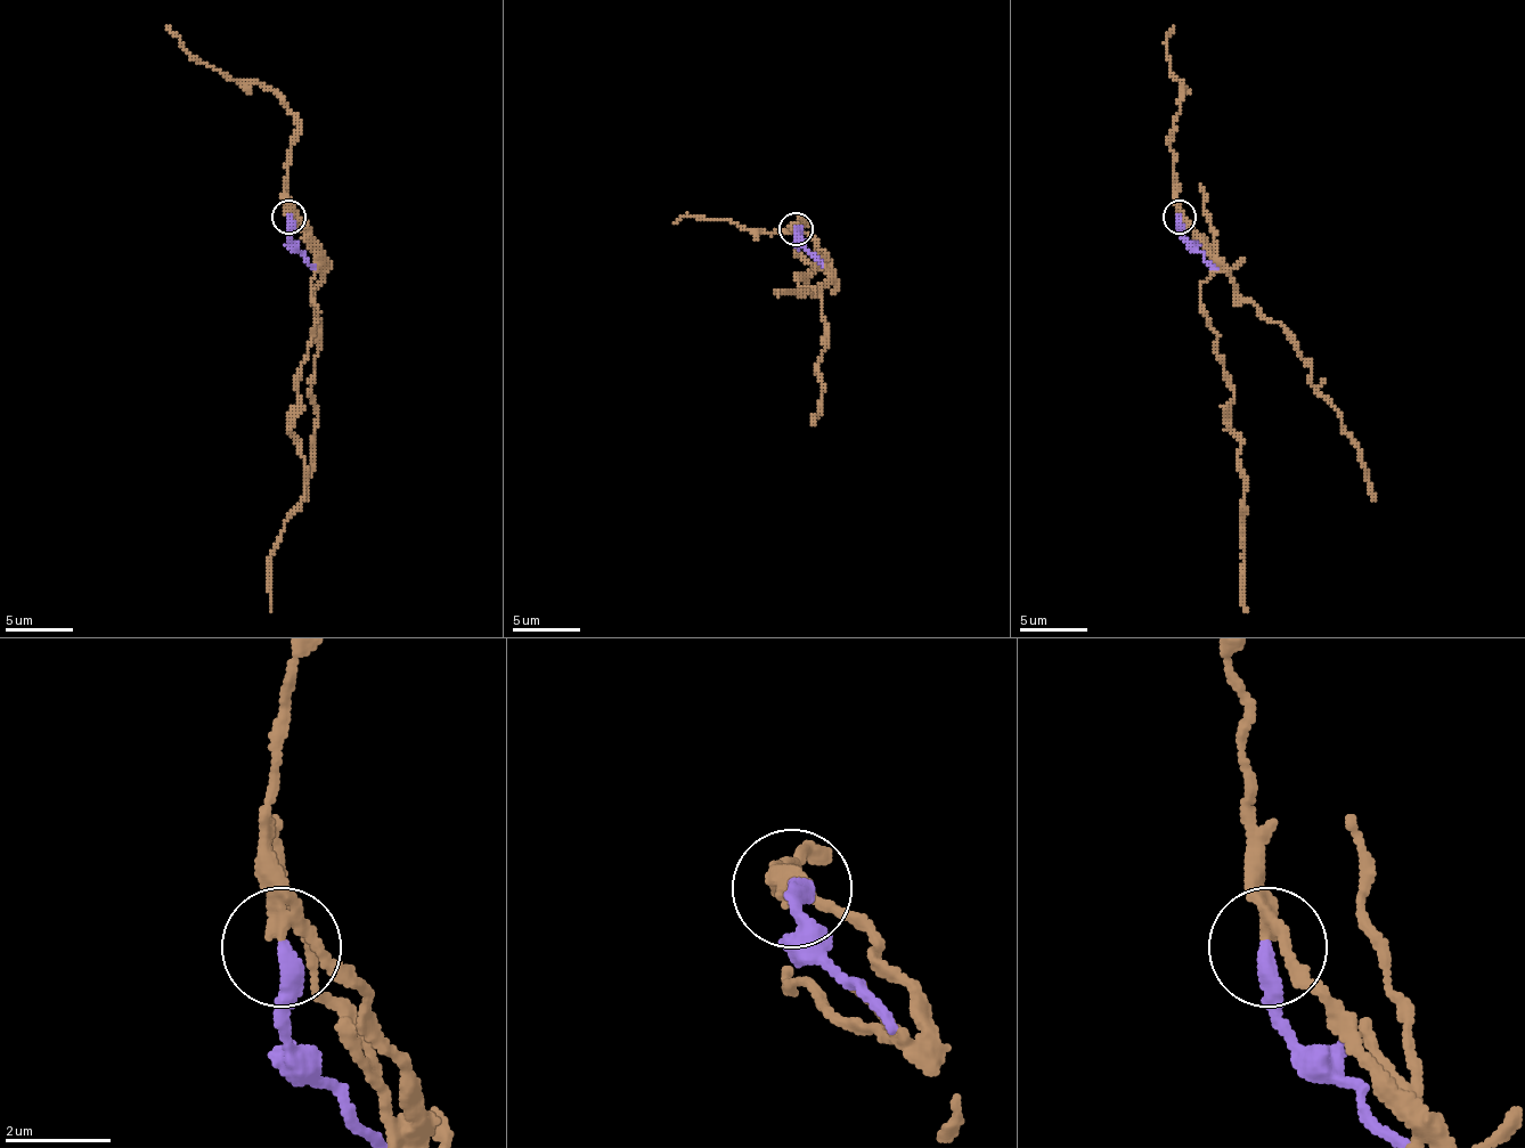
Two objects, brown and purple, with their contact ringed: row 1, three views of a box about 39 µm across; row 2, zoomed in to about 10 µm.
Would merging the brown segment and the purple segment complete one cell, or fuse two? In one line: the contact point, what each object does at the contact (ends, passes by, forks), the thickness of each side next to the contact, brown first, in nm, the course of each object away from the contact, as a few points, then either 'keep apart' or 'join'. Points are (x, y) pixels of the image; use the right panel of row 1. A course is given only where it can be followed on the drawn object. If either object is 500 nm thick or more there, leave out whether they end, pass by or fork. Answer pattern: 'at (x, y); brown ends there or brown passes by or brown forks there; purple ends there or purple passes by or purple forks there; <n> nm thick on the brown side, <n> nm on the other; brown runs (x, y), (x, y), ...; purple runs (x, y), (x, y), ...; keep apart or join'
at (1180, 217); brown passes by; purple ends there; 240 nm thick on the brown side, 340 nm on the other; brown runs (1180, 214), (1217, 261), (1200, 285), (1200, 306), (1234, 392), (1231, 420), (1244, 480), (1247, 611); purple runs (1180, 218), (1180, 231), (1217, 268); keep apart

